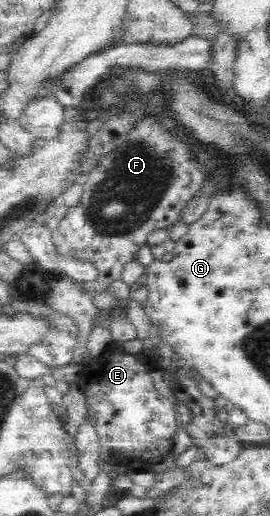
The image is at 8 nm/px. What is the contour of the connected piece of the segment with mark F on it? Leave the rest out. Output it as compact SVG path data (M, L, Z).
M149 116L145 117L143 120L136 123L133 129L127 134L127 139L111 153L108 153L104 158L99 160L99 163L90 170L86 177L82 181L84 190L82 190L82 196L79 200L79 203L76 206L68 208L66 218L60 219L57 227L51 231L50 239L52 239L52 245L54 245L54 253L62 259L74 259L75 261L80 261L82 264L89 263L94 267L94 277L91 279L76 279L72 277L70 282L74 282L74 286L78 289L78 293L85 294L84 298L92 300L91 304L95 306L96 309L102 308L103 311L106 311L112 293L112 284L121 280L121 276L125 266L130 262L134 261L137 258L139 250L147 244L146 238L152 230L157 228L171 228L175 223L180 221L180 216L183 213L183 210L186 208L186 205L195 197L195 195L201 191L206 182L206 174L202 173L197 162L192 160L192 150L186 148L184 142L180 140L172 140L176 138L176 135L170 134L166 131L164 124L158 122L156 119L150 118Z

